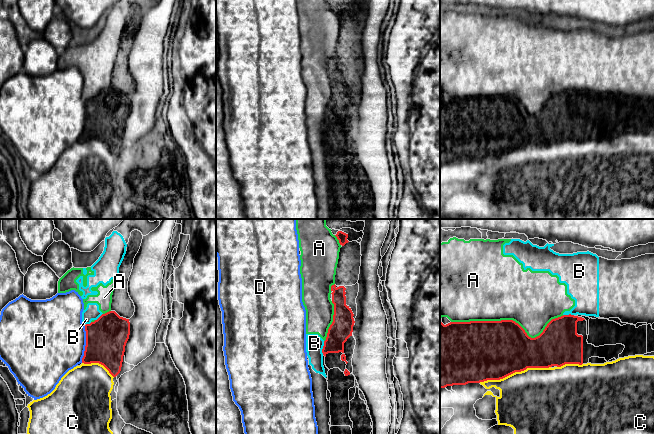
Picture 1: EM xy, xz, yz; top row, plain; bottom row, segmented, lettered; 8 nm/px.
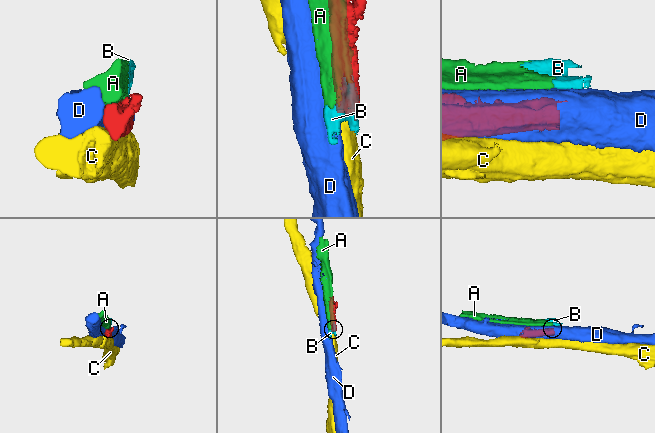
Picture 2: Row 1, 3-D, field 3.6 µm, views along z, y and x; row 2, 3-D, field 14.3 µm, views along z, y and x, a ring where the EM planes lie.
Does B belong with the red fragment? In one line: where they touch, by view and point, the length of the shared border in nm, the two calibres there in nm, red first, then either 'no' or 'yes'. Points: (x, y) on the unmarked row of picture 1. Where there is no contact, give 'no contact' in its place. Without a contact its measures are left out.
xz (323, 124) | 110 nm | 180/140 nm | no

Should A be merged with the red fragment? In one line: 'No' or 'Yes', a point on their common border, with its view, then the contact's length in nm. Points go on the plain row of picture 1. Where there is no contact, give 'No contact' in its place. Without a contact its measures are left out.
No. Touches red at yz (508, 96). Shared border 900 nm

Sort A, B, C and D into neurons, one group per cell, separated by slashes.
A B / C / D

